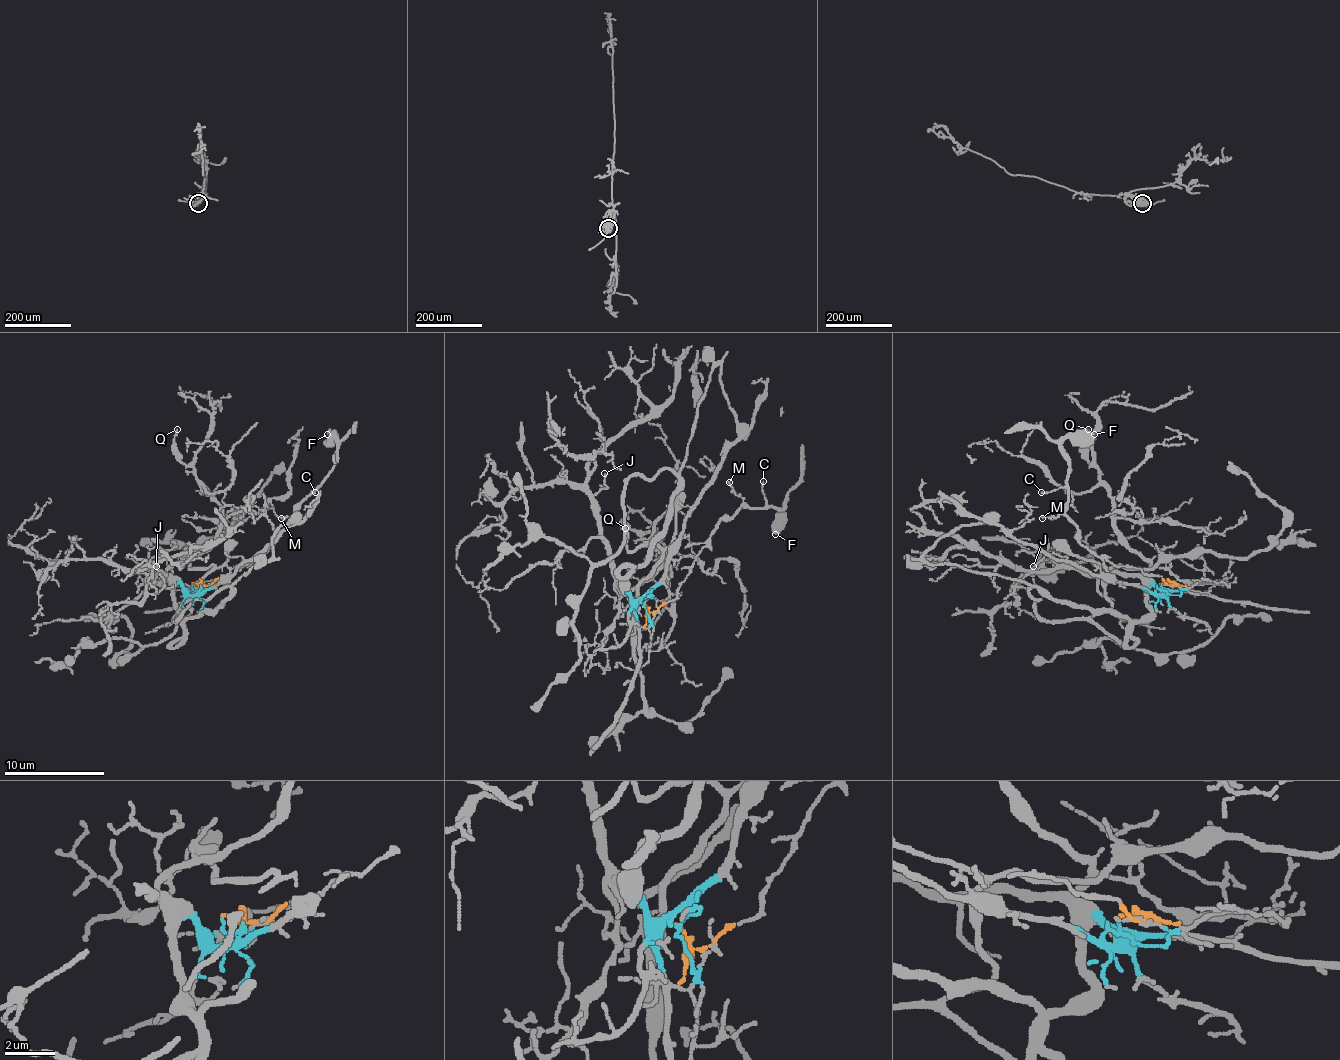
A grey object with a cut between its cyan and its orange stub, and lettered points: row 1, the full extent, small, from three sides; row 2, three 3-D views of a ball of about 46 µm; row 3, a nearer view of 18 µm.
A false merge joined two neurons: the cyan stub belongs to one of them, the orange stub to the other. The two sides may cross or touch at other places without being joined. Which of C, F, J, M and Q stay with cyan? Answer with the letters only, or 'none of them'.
J, Q

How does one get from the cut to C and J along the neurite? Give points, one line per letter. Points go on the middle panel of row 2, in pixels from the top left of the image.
C: (640, 602), (658, 610), (675, 597), (675, 590), (711, 532), (741, 507), (763, 507), (763, 482)
J: (640, 600), (643, 602), (638, 602), (615, 575), (592, 497), (605, 487), (605, 474)

